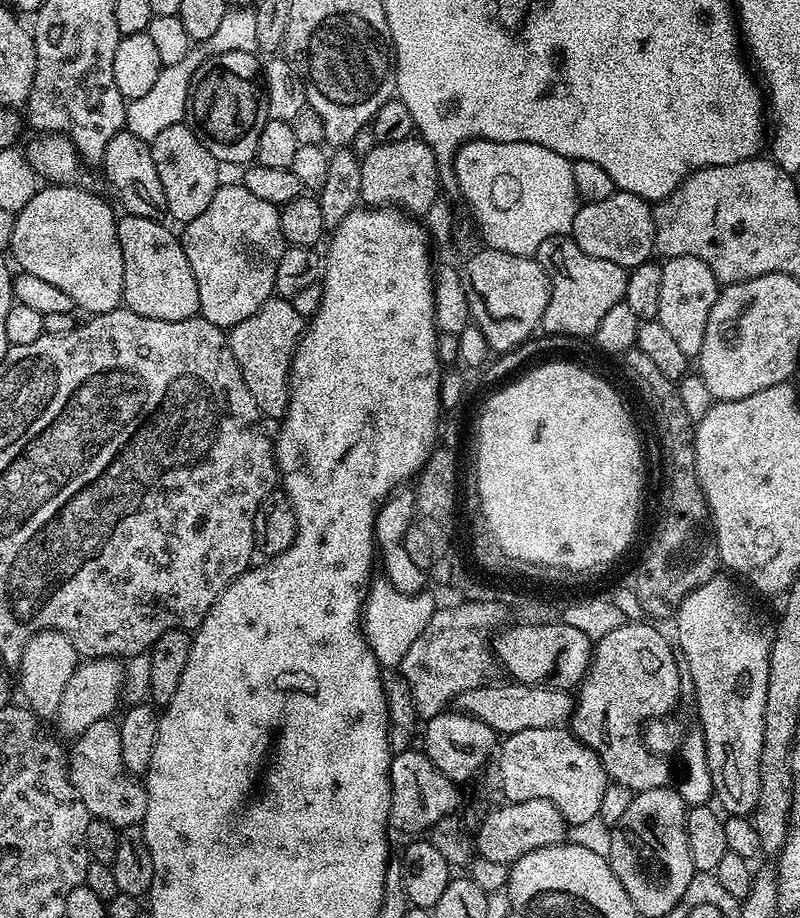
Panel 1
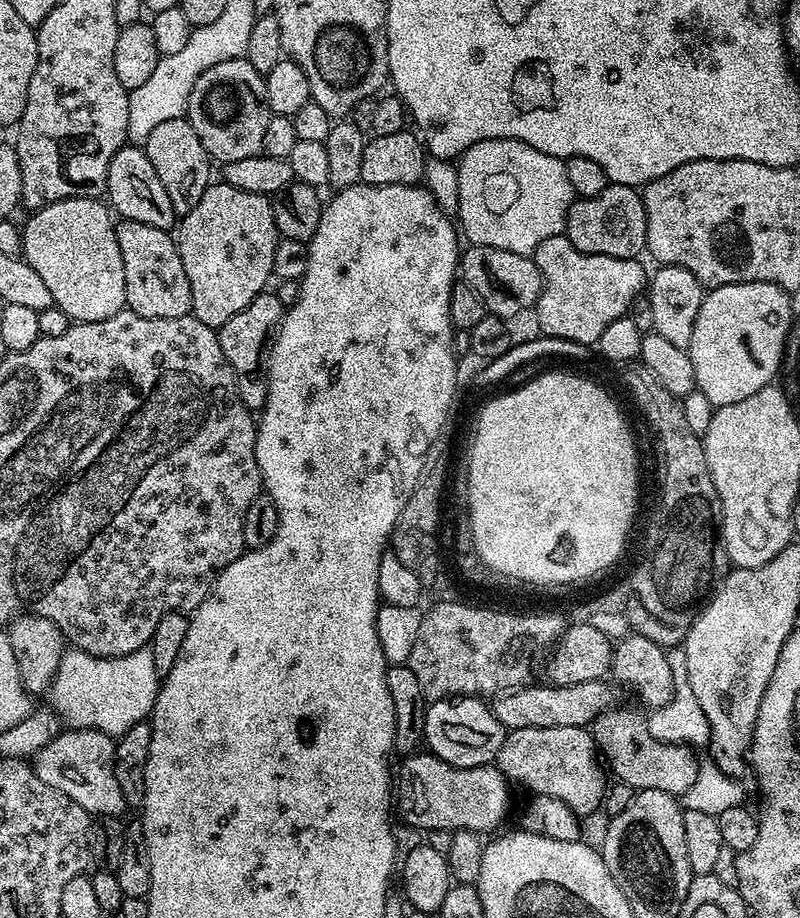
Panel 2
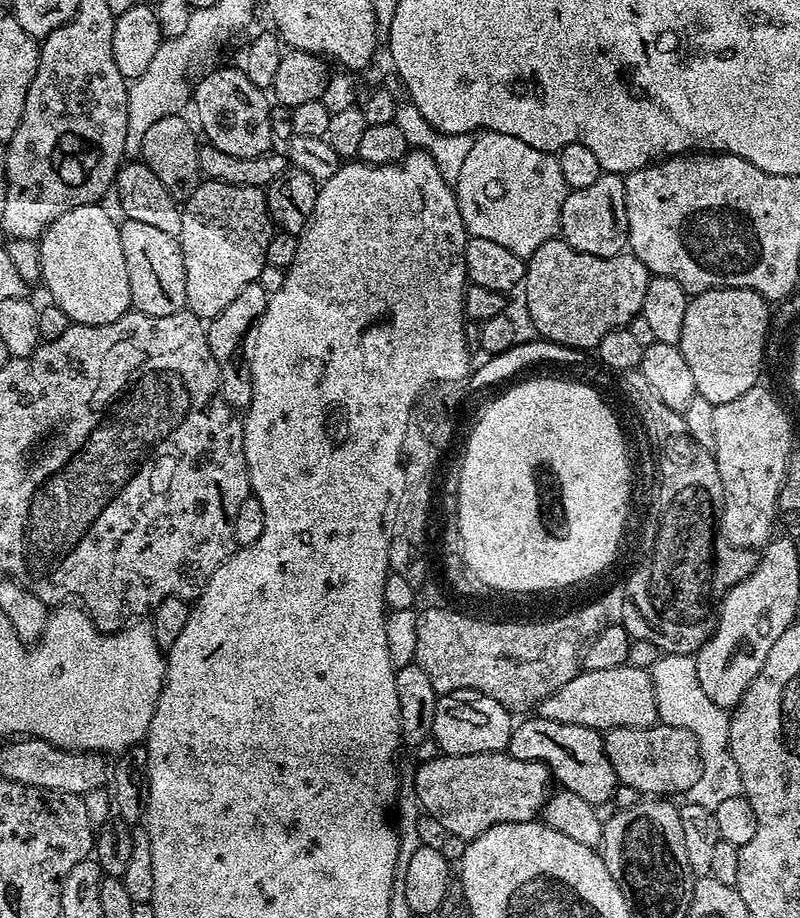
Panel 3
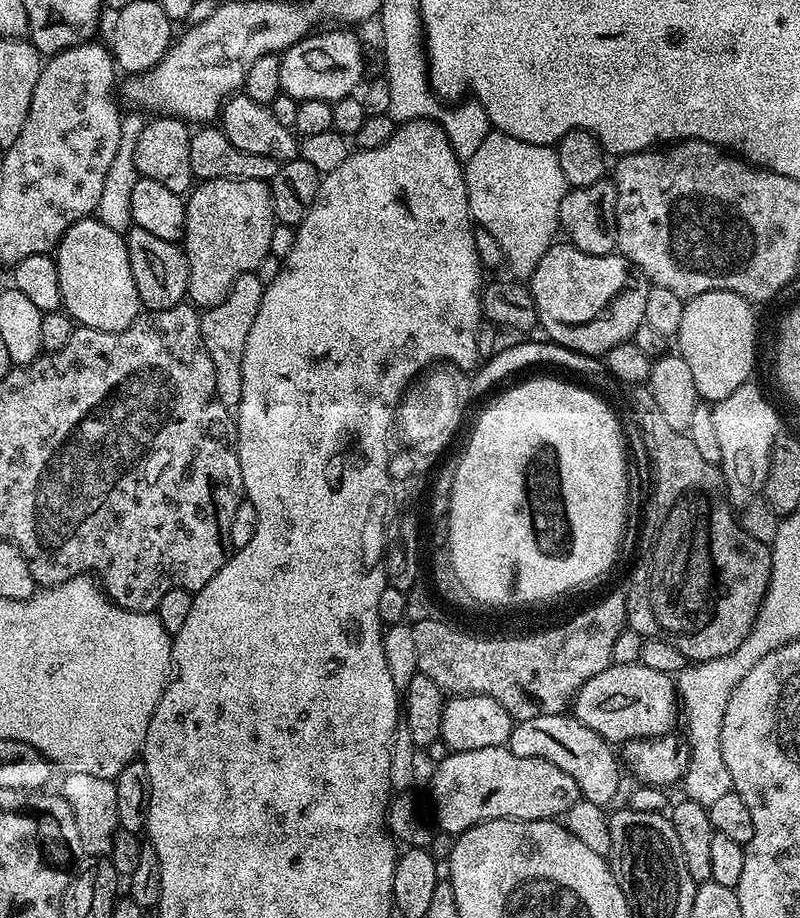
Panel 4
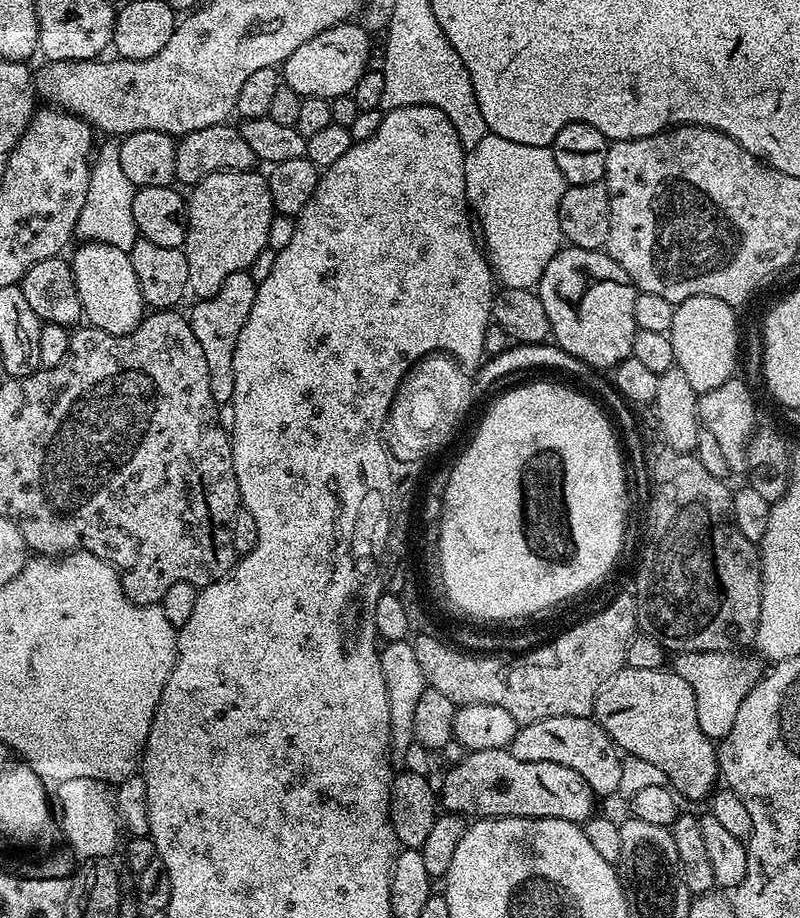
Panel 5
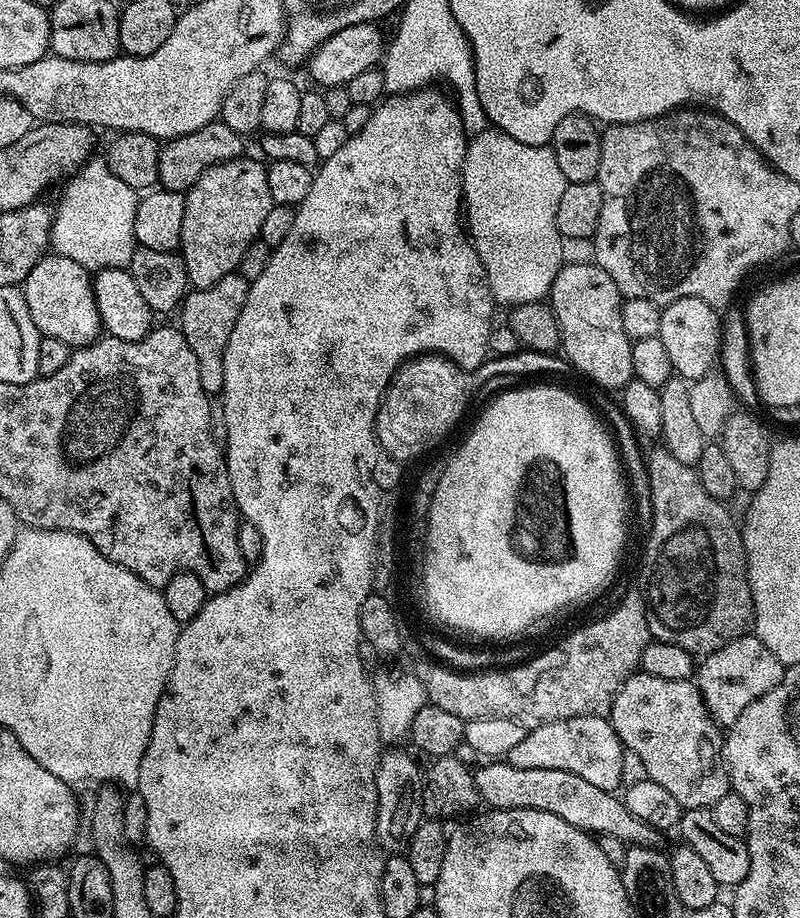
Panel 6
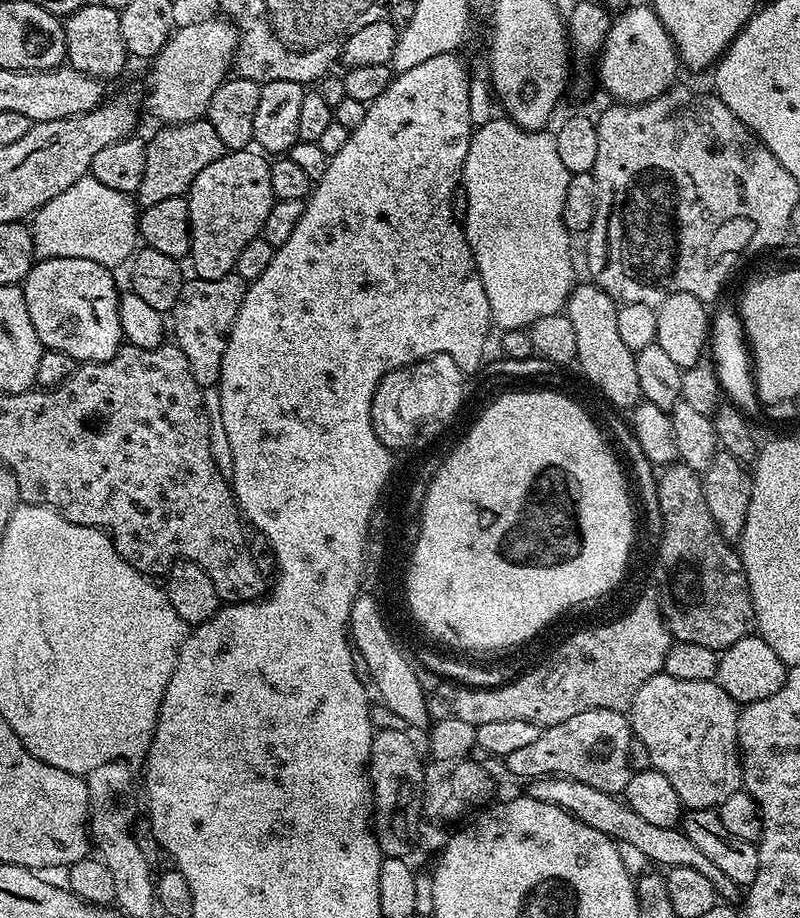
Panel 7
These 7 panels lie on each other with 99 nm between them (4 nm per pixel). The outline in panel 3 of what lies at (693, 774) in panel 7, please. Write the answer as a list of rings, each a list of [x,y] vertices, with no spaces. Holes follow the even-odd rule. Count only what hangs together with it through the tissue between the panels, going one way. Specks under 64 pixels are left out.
[[[625,666],[614,670],[581,670],[570,682],[538,705],[541,720],[581,724],[587,728],[651,728],[657,723],[655,687],[645,669]]]

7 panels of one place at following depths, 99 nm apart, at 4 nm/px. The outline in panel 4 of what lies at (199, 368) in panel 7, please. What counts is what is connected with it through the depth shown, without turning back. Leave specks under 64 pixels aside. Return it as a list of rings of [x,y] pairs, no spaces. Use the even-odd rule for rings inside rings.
[[[247,272],[230,286],[226,298],[218,302],[218,306],[207,309],[200,317],[200,337],[206,346],[206,354],[210,354],[210,362],[214,362],[214,386],[216,397],[222,406],[235,410],[242,398],[242,354],[246,350],[246,338],[250,335],[250,326],[254,326],[254,318],[258,318],[258,306],[262,306],[262,294],[265,284],[258,282],[255,272]]]

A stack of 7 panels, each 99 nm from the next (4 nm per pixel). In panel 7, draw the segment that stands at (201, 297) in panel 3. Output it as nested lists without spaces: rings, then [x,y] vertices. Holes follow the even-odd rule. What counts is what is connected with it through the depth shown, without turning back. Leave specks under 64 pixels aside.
[[[228,150],[210,162],[189,186],[188,221],[192,231],[190,261],[197,277],[213,280],[229,275],[238,262],[246,242],[261,235],[274,197],[270,190],[269,161],[256,150]]]

